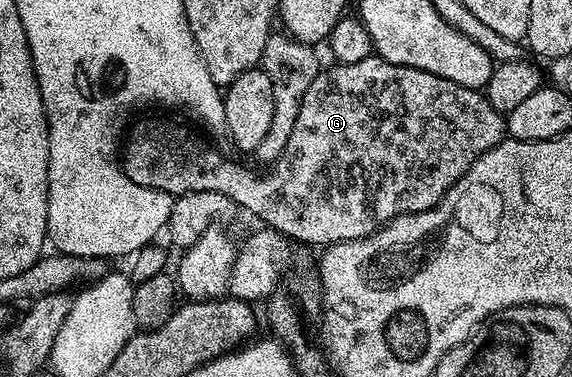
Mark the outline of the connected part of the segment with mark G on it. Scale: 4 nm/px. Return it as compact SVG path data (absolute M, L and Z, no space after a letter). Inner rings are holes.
M375 54L362 58L362 62L350 62L349 64L333 63L332 68L325 67L310 82L310 90L306 90L306 98L302 98L302 110L298 110L298 122L294 122L294 131L286 142L286 150L264 173L259 176L256 172L248 172L244 164L236 160L227 160L216 148L211 148L200 136L191 136L184 132L184 128L176 120L140 120L132 129L127 129L128 137L122 140L122 167L126 178L138 186L153 188L159 192L169 192L174 198L186 194L198 194L198 190L214 190L218 194L226 194L236 203L237 209L249 212L261 220L261 225L274 228L289 241L300 244L341 244L347 240L361 240L370 233L377 232L384 224L389 224L396 216L405 216L407 212L421 212L430 210L438 201L470 170L470 166L483 152L489 152L494 146L498 146L506 136L506 120L501 112L490 106L487 96L483 91L466 86L458 86L446 78L438 78L438 74L430 74L426 70L418 70L410 66L395 64L389 60L383 60Z

